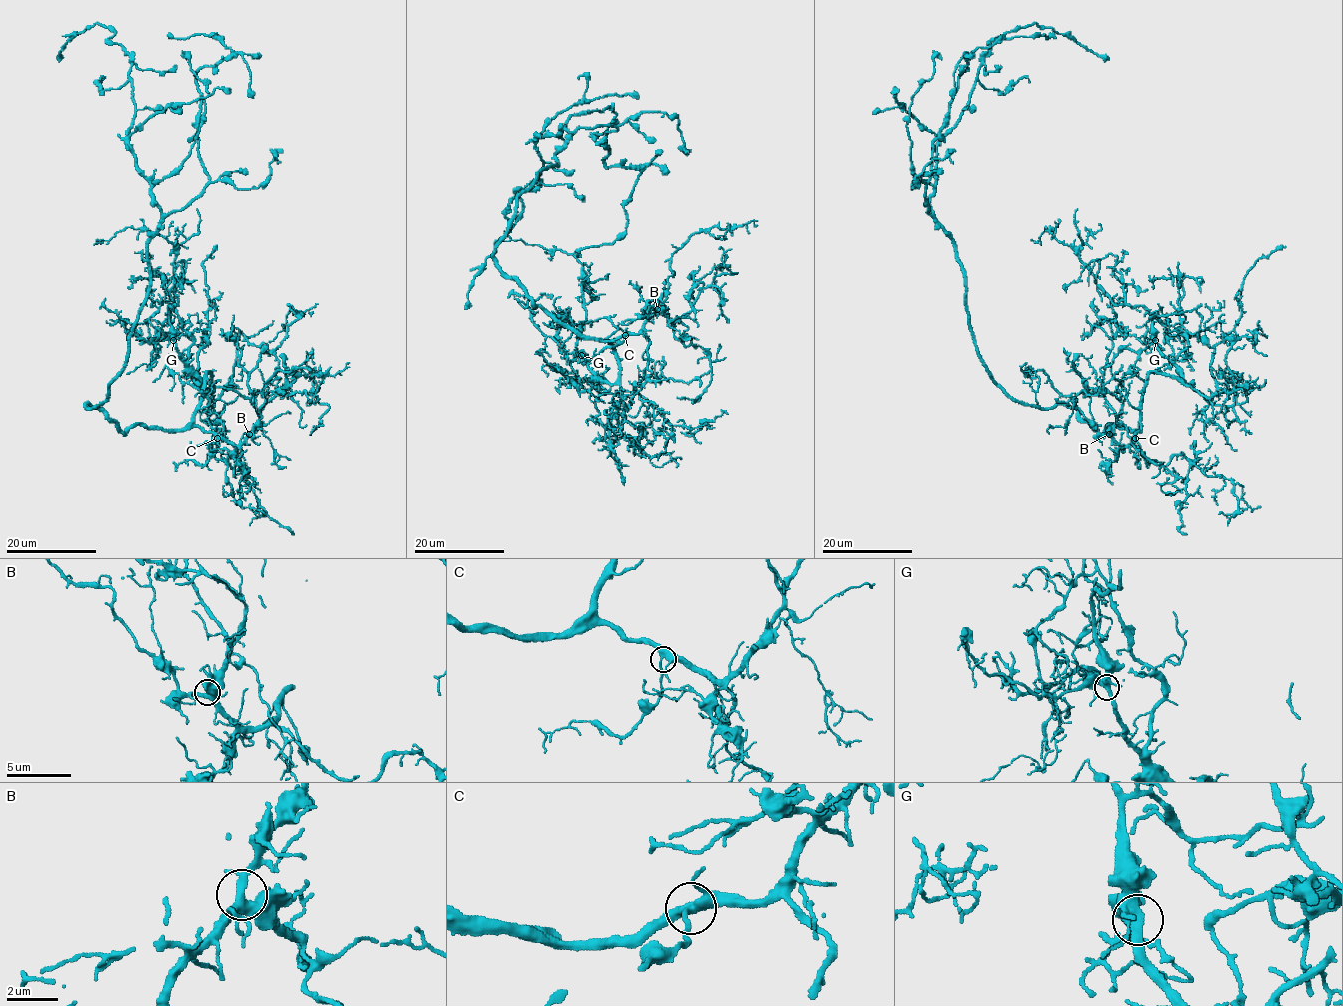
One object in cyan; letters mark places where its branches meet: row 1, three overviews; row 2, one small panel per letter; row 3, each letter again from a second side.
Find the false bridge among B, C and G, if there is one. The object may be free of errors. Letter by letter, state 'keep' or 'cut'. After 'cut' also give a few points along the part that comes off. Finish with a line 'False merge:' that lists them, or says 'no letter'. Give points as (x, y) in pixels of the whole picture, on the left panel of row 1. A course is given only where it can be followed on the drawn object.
B: keep
C: keep
G: keep
False merge: no letter

